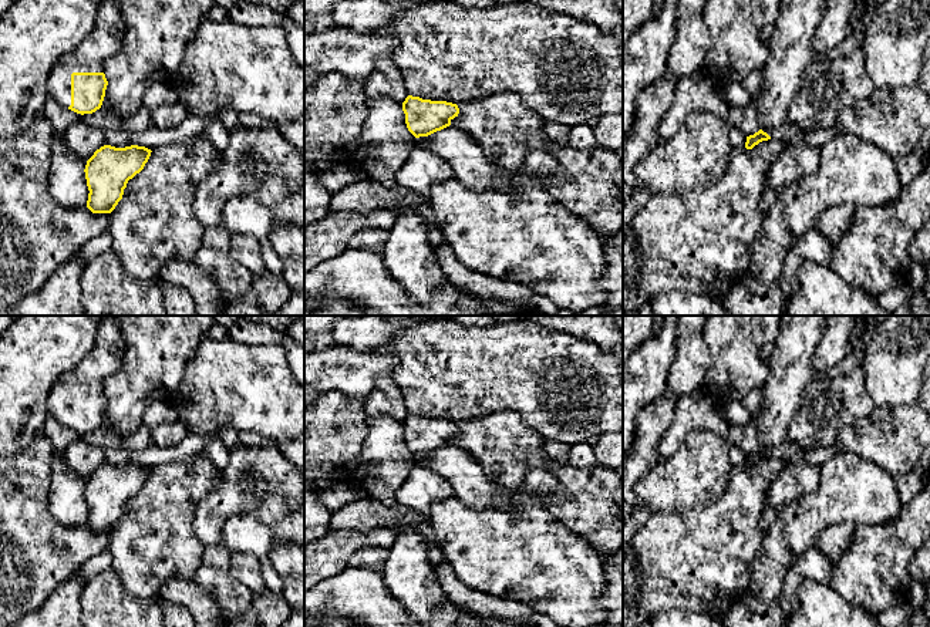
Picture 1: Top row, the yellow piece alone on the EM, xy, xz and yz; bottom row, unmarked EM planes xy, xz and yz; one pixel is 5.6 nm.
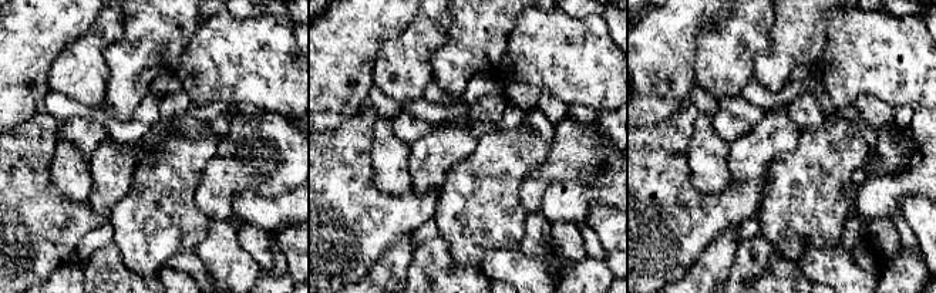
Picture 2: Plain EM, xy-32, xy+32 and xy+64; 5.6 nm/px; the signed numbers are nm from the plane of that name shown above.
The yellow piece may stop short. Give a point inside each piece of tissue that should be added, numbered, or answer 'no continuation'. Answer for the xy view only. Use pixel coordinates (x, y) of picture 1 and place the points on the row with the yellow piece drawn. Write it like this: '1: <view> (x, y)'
1: xy (104, 40)

